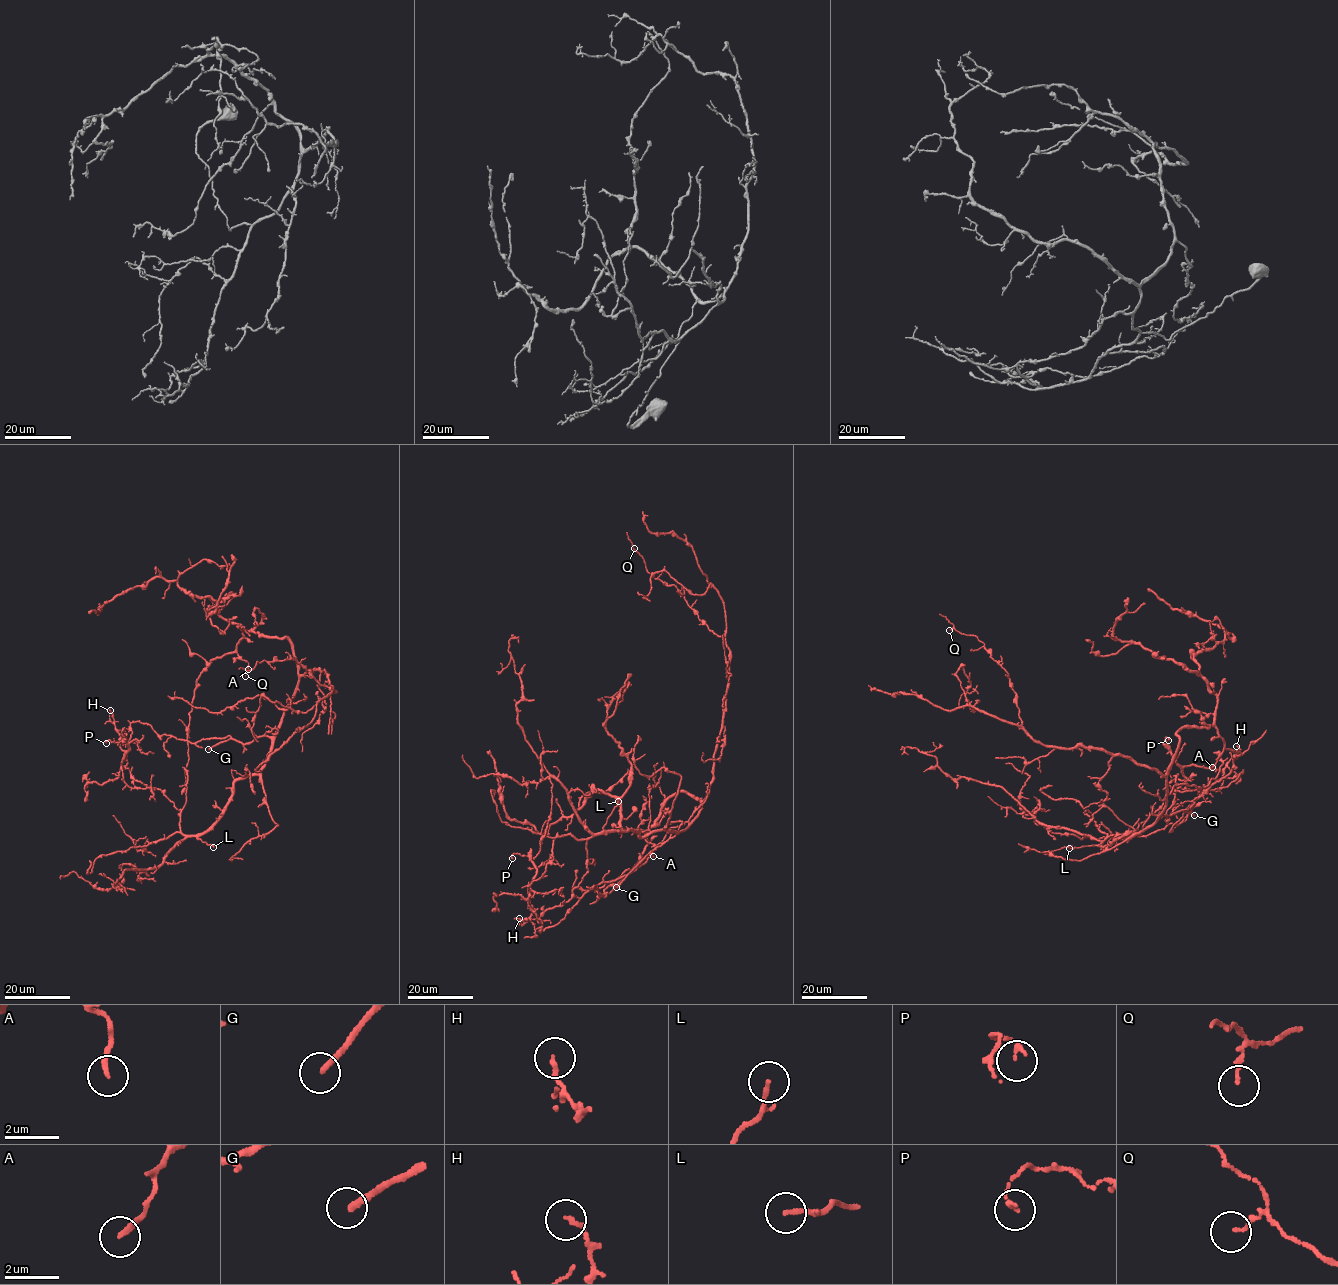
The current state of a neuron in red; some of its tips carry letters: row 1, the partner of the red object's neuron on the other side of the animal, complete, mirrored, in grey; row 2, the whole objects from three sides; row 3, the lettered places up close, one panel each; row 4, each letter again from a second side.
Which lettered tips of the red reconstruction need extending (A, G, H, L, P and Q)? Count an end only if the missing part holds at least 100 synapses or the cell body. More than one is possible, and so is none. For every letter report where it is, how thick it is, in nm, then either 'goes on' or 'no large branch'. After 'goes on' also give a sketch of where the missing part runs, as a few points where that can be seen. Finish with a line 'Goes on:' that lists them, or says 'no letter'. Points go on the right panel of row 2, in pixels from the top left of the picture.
A: at (1212, 767); 200 nm thick; no large branch
G: at (1194, 815); 220 nm thick; goes on; missing branch runs (1194, 815), (1199, 828), (1206, 827), (1290, 749), (1296, 749), (1308, 760)
H: at (1236, 746); 170 nm thick; no large branch
L: at (1069, 848); 110 nm thick; no large branch
P: at (1168, 740); 170 nm thick; no large branch
Q: at (949, 630); 100 nm thick; no large branch
Goes on: G

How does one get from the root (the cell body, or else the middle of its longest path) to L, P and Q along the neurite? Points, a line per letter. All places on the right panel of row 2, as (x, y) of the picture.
L: (1165, 800), (1163, 812), (1146, 829), (1135, 833), (1135, 829), (1107, 845), (1069, 848)
P: (1165, 800), (1158, 817), (1188, 810), (1241, 773), (1224, 778), (1223, 770), (1181, 766), (1168, 740)
Q: (1165, 800), (1166, 776), (1158, 771), (1101, 750), (1034, 740), (1022, 725), (1006, 672), (976, 636), (949, 630)

